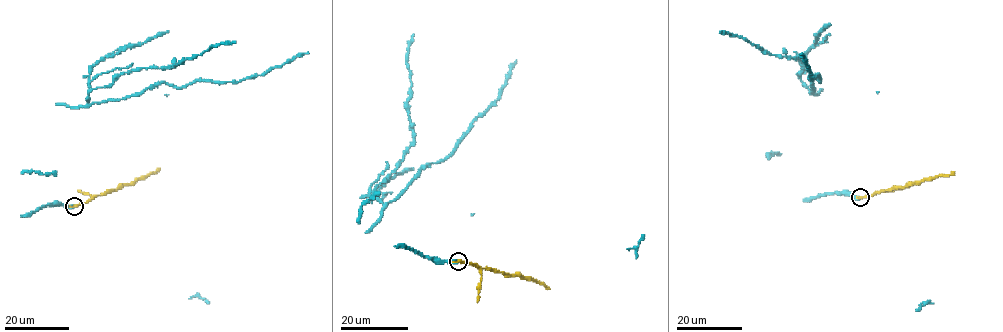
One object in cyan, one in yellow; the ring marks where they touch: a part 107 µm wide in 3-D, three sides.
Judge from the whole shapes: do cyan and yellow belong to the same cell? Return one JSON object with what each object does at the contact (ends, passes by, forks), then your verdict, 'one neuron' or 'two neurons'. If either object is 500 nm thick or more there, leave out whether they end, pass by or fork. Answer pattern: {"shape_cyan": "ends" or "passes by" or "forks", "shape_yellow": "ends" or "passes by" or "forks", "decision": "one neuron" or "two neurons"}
{"decision": "one neuron"}

